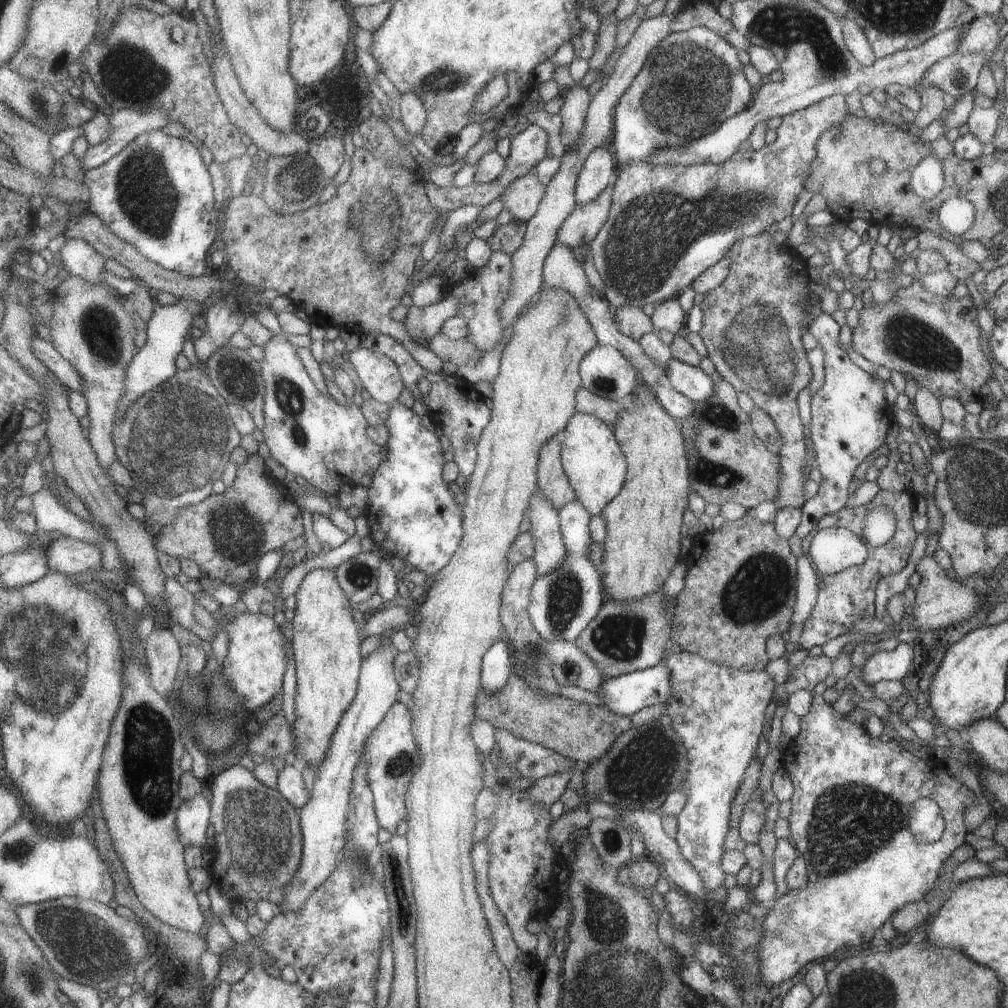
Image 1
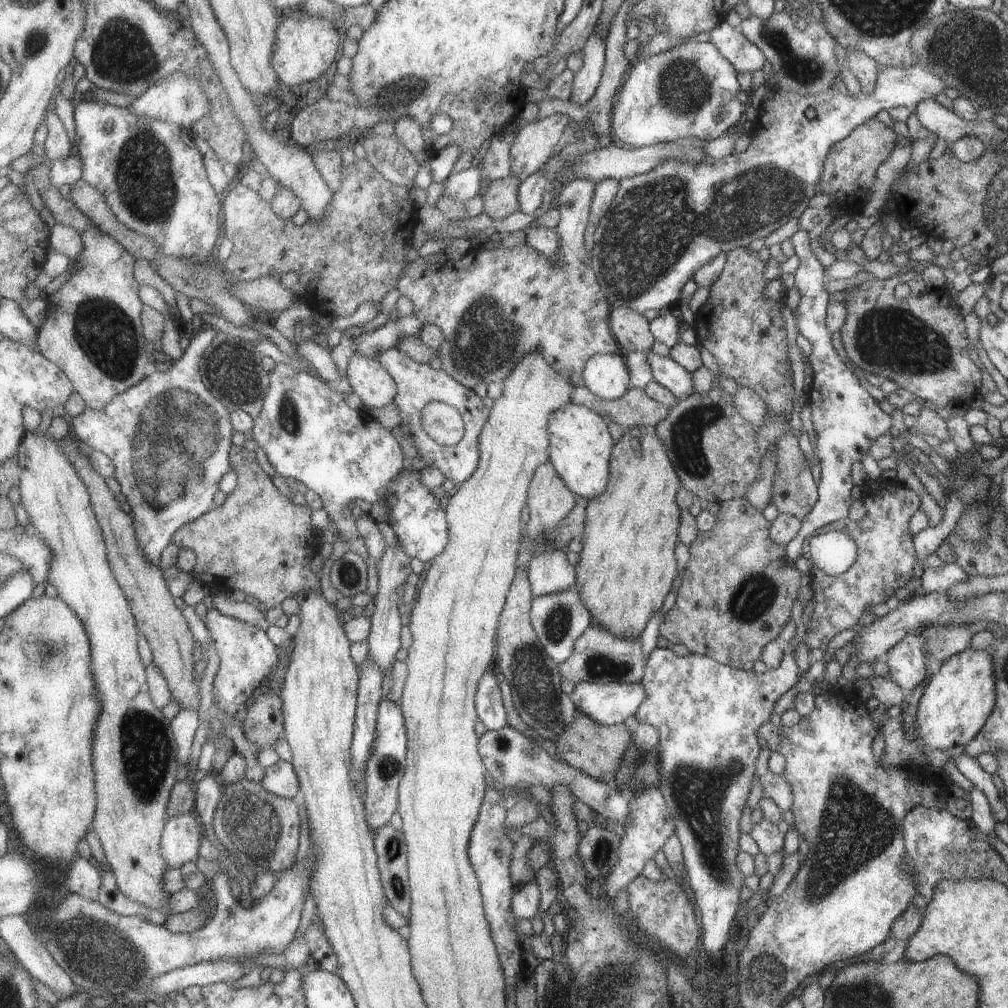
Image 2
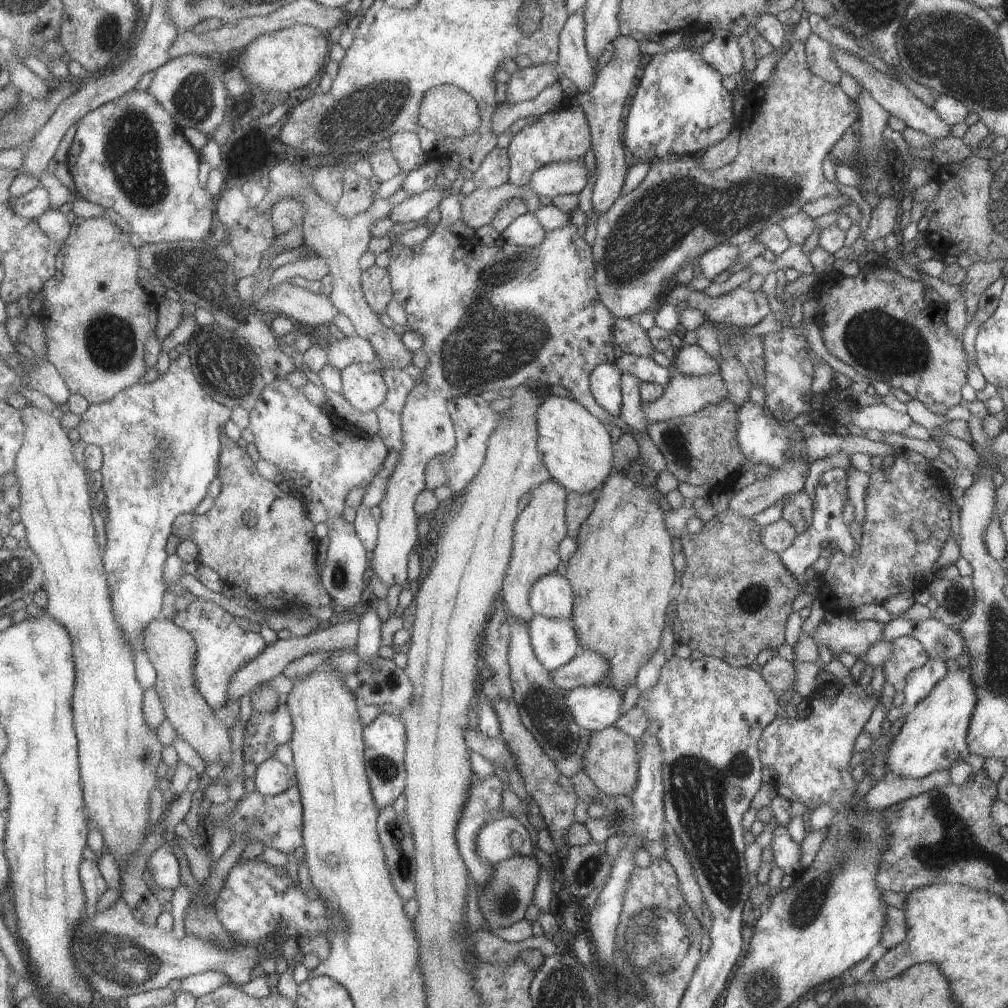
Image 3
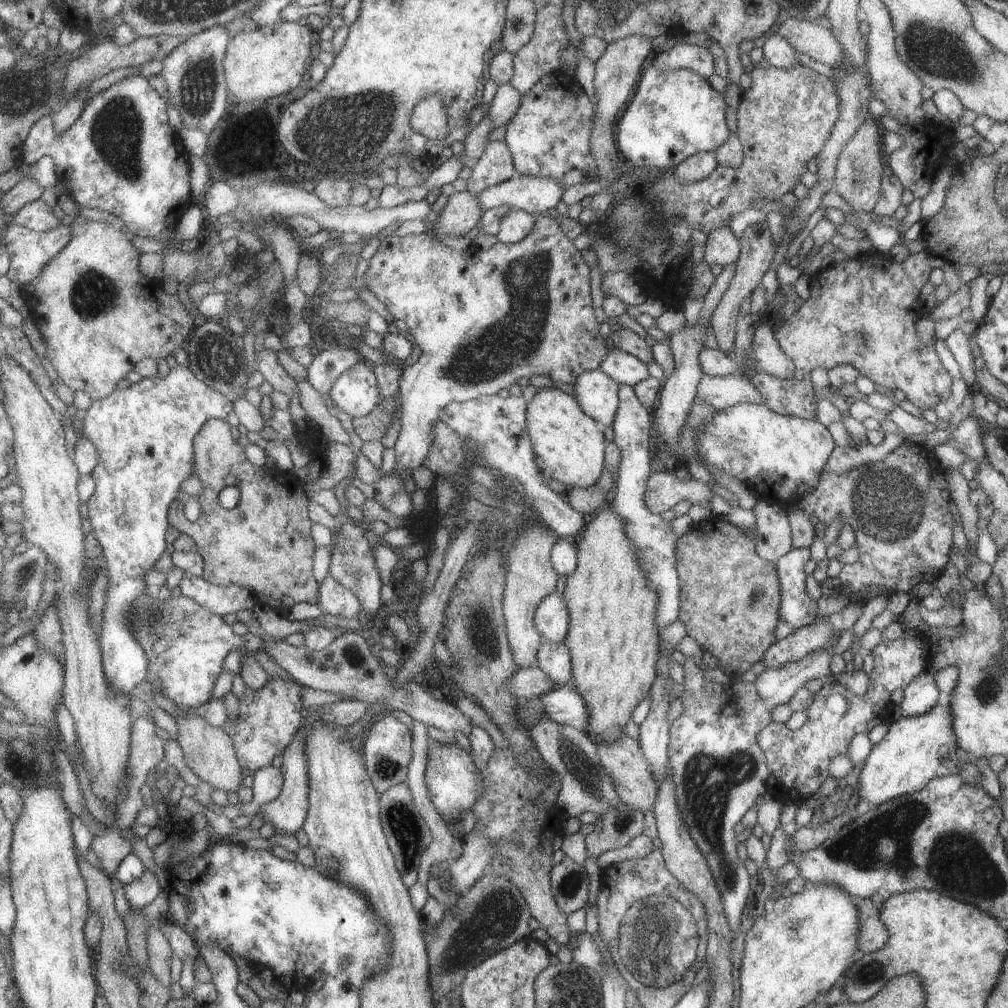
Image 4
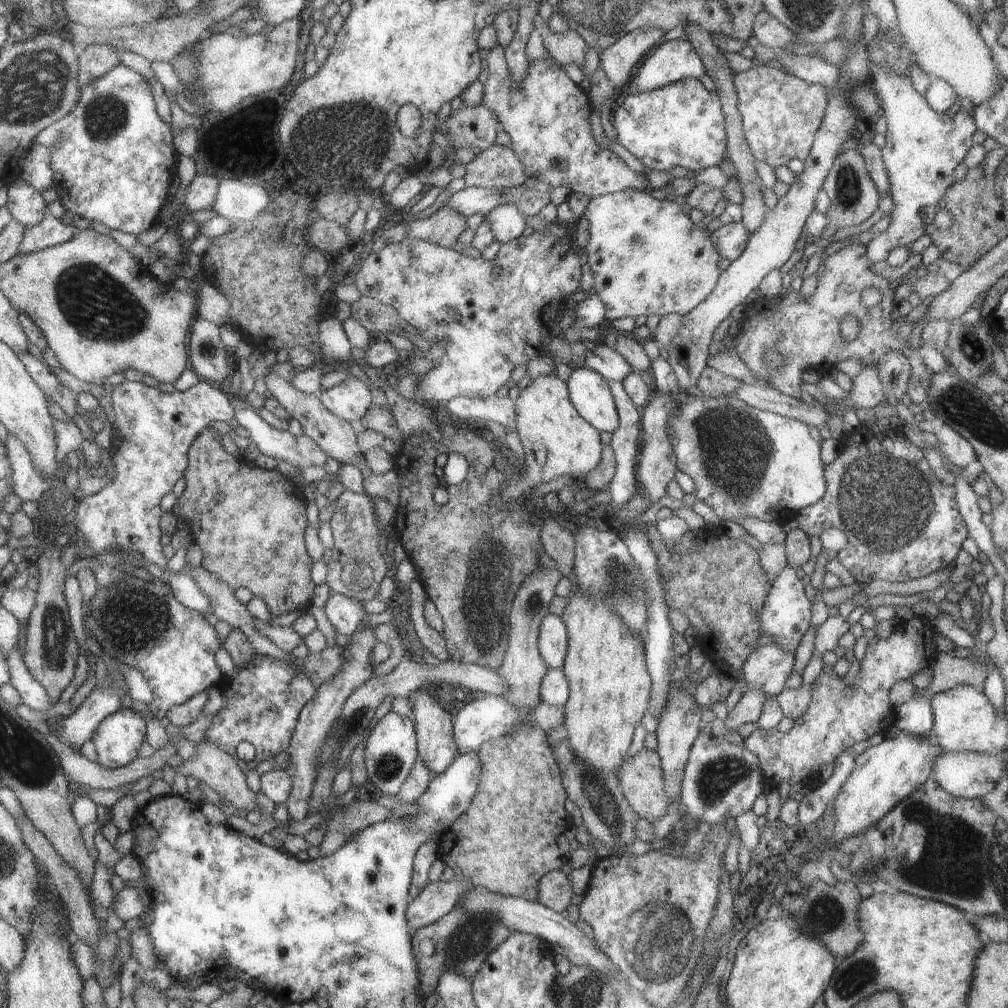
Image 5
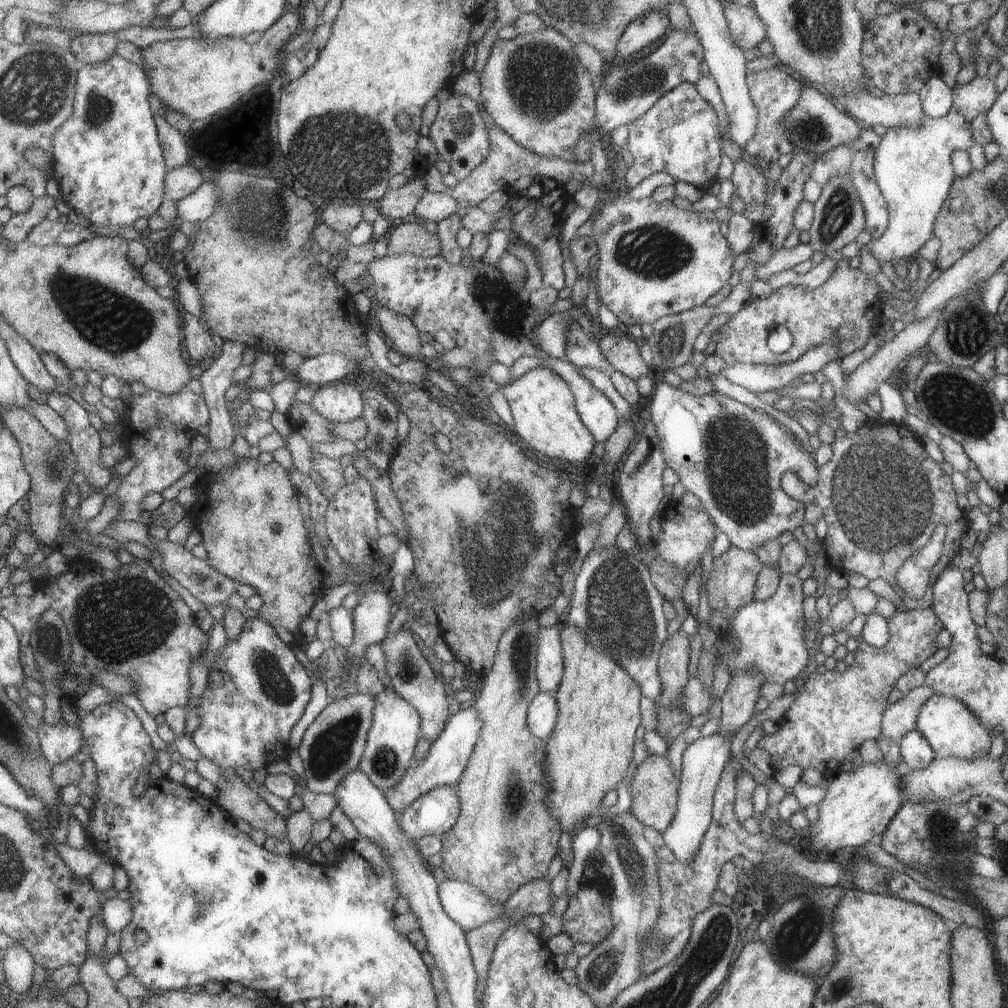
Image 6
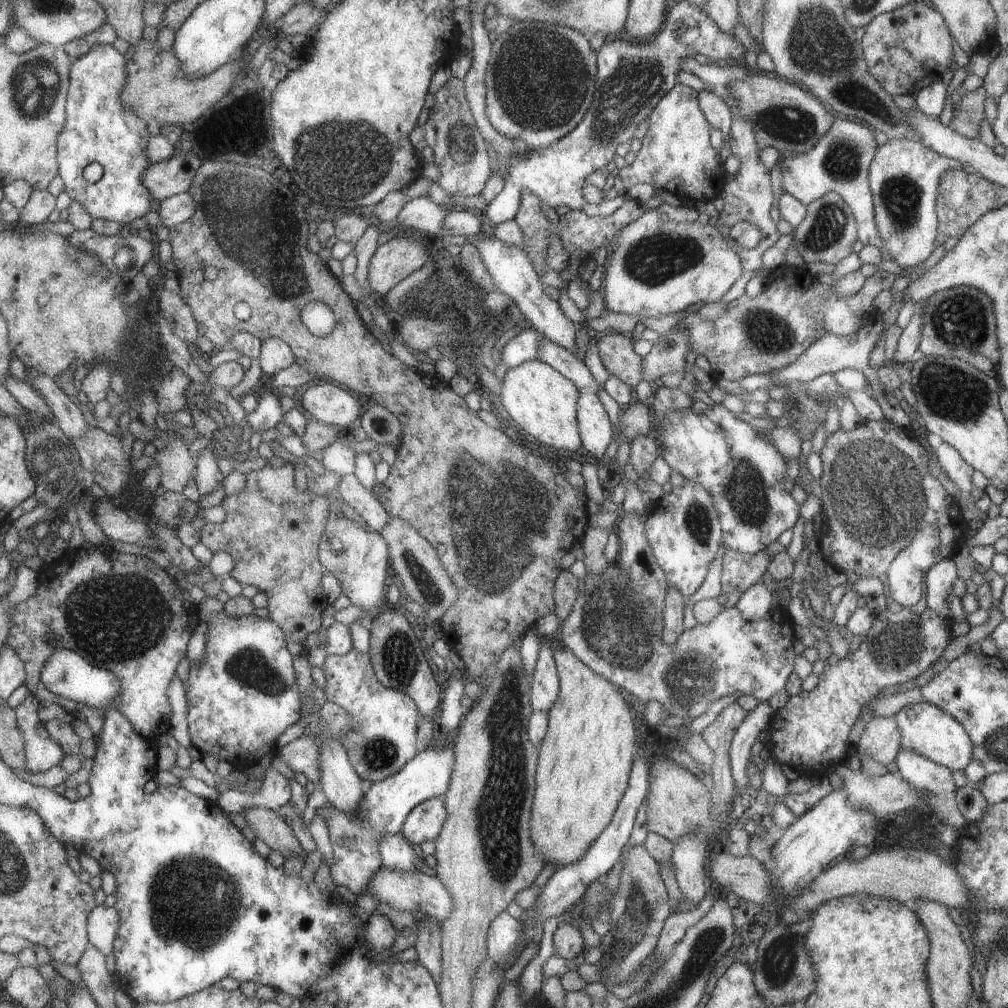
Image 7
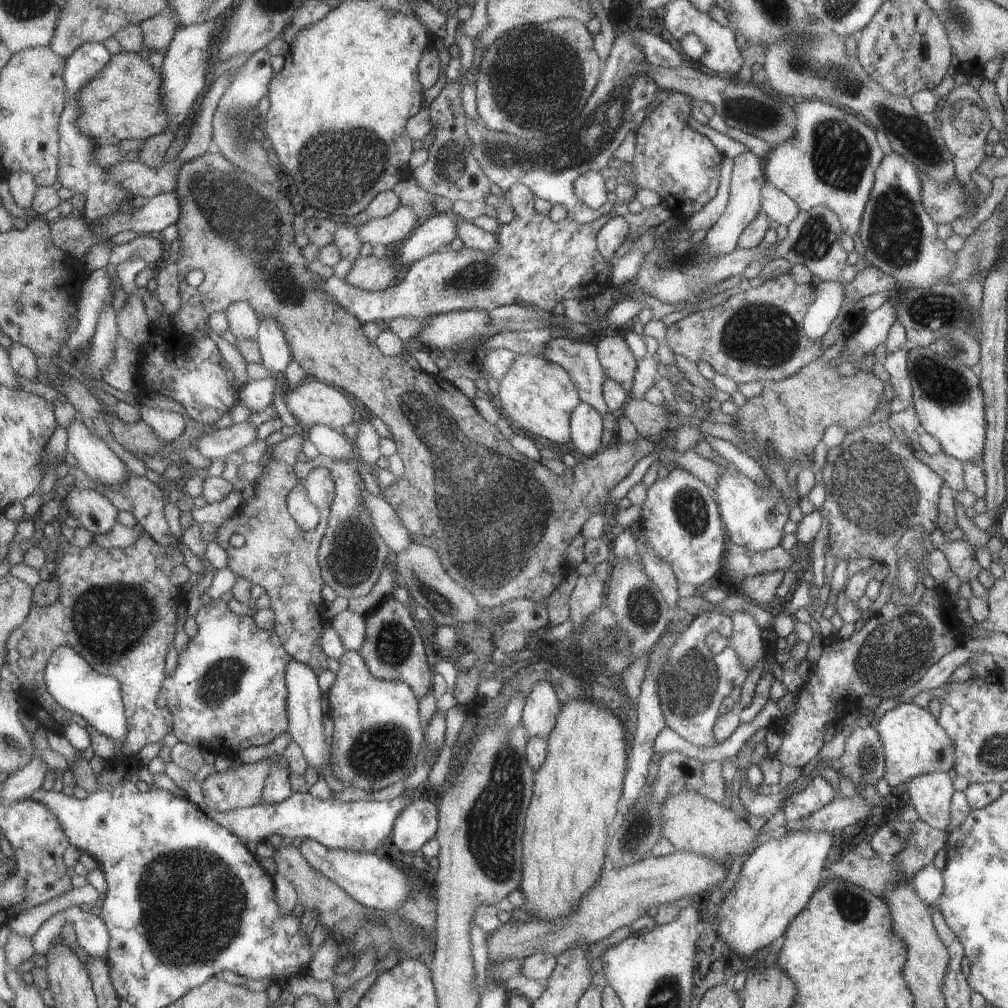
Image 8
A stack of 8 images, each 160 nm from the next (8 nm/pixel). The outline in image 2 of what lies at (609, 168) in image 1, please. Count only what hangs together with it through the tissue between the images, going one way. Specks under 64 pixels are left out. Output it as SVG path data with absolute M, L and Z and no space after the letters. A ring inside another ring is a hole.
M575 179L571 182L565 183L561 187L559 195L559 220L557 225L552 229L558 238L558 251L552 259L548 259L544 254L533 250L530 246L523 243L516 247L505 248L501 245L495 248L479 248L471 246L469 250L462 255L459 259L442 260L441 262L433 262L433 264L425 264L423 258L418 257L416 260L407 263L403 267L400 277L396 280L396 290L399 294L406 296L412 304L411 314L419 320L423 325L433 325L440 330L442 341L434 348L436 356L441 362L441 369L443 372L462 384L468 389L472 389L475 384L483 382L486 386L490 382L502 382L502 380L515 368L515 365L524 357L528 352L539 351L543 360L549 365L557 374L560 374L564 379L573 386L583 386L582 370L585 368L587 359L593 355L617 355L621 354L621 350L610 331L609 315L611 308L608 300L605 298L595 275L591 268L591 253L583 245L583 230L588 224L588 214L590 209L591 197L594 191L594 182L585 179Z

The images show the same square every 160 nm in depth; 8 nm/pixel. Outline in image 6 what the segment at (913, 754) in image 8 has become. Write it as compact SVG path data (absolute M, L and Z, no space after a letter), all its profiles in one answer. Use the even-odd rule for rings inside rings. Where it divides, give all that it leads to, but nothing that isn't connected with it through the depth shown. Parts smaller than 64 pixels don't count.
M933 693L921 704L914 729L929 743L937 757L955 757L972 761L985 757L991 742L988 731L958 700Z

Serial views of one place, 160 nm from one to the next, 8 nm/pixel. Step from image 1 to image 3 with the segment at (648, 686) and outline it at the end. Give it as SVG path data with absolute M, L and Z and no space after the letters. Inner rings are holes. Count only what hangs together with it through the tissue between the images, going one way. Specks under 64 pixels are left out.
M599 686L577 687L566 691L564 703L577 726L590 733L609 727L621 715L623 696Z

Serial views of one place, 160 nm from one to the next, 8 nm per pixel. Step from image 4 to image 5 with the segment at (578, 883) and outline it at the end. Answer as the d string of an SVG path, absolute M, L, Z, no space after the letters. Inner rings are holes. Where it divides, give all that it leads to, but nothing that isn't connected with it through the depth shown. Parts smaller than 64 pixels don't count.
M555 870L546 872L539 878L534 900L553 912L560 913L569 905L572 896L571 884L567 877L560 870Z

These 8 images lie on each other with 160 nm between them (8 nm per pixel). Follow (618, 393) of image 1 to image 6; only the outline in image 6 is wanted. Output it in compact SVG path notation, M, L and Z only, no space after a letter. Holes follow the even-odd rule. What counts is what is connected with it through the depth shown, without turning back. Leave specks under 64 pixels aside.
M519 356L513 364L509 367L509 375L511 380L519 378L525 372L535 367L547 367L553 372L556 372L570 388L570 391L574 396L574 405L582 420L584 427L591 433L593 440L595 442L605 442L607 437L615 430L618 423L618 414L616 413L616 408L613 403L602 393L599 392L586 378L583 378L578 372L576 367L574 367L567 360L559 360L553 357L547 358L536 358L534 356Z

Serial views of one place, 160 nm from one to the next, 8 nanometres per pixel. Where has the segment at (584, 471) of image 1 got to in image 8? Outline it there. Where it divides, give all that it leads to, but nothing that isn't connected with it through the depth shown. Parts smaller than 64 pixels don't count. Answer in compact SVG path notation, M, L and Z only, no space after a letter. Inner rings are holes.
M515 355L498 384L498 411L514 427L523 428L527 437L534 434L556 445L571 440L569 418L580 401L573 382L561 366L535 355Z

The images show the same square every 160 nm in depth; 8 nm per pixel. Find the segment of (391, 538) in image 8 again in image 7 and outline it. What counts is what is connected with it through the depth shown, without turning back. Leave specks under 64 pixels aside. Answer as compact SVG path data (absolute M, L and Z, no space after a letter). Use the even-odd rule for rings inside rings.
M351 473L341 476L337 491L346 506L354 509L355 517L365 526L378 533L382 531L390 516L376 497L375 489L365 488Z

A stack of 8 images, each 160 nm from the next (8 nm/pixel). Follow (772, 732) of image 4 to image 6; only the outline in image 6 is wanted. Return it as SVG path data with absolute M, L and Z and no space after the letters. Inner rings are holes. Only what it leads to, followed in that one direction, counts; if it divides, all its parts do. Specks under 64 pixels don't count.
M931 607L921 610L896 610L886 619L888 637L882 647L859 642L854 650L854 661L846 666L842 673L825 671L822 674L811 673L806 682L799 687L795 699L778 720L779 729L772 735L764 736L757 742L757 747L765 750L770 756L774 770L780 770L789 764L796 764L802 770L813 768L827 780L834 777L845 765L845 756L852 750L857 750L865 739L878 741L879 725L887 703L887 695L899 676L919 664L937 650L935 636L942 628L941 621L935 616Z

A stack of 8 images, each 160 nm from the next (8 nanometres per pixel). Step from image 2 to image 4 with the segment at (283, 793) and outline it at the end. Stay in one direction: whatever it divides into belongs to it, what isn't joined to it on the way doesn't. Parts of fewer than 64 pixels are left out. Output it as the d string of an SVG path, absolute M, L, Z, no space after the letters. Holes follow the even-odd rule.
M267 765L258 768L253 774L251 804L261 806L279 796L283 787L283 769Z

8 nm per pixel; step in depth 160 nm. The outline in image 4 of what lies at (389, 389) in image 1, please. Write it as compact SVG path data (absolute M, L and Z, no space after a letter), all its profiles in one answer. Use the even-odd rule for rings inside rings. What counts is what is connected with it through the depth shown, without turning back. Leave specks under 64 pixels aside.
M361 359L337 375L327 396L329 405L339 408L350 417L372 413L372 408L378 404L375 375Z

